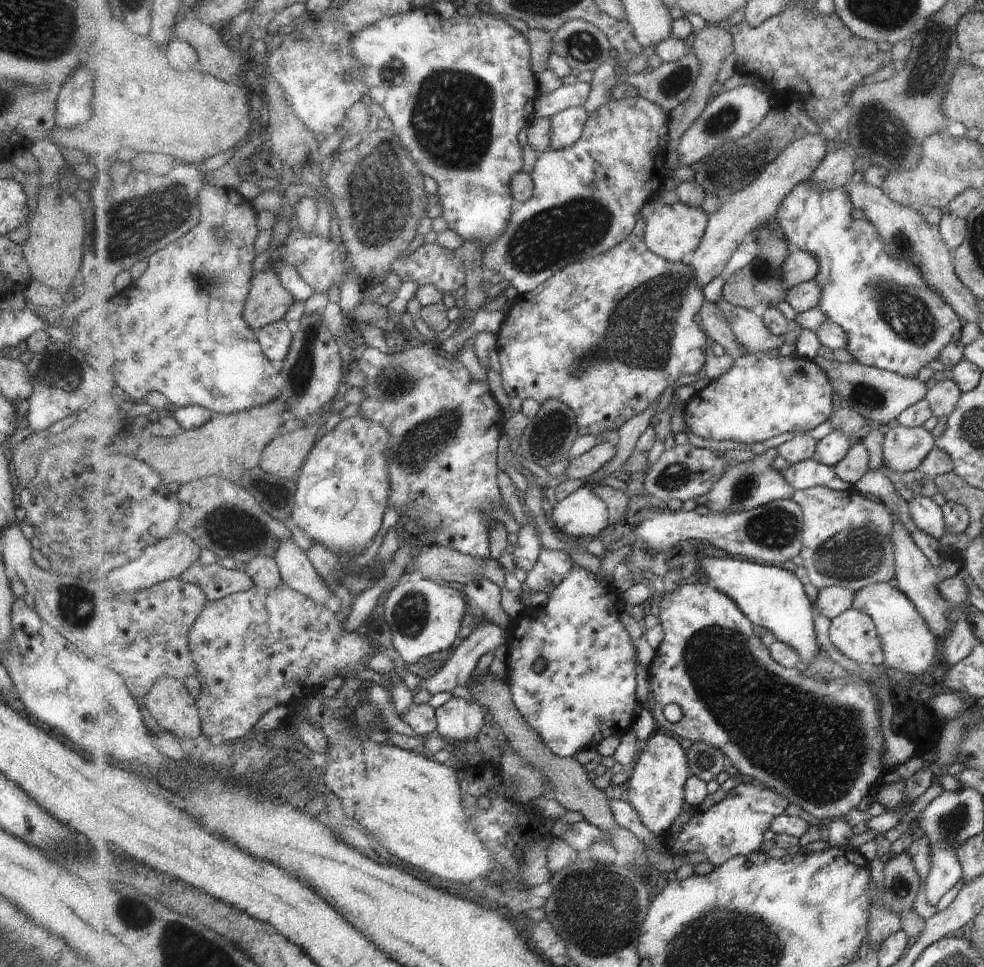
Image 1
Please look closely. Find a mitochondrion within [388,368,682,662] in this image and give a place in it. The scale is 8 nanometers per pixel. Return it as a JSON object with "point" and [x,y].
{"point":[419,445]}

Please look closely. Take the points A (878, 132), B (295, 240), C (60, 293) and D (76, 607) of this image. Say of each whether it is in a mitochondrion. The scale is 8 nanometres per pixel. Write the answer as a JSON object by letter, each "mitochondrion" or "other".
{"A":"mitochondrion","B":"other","C":"other","D":"mitochondrion"}

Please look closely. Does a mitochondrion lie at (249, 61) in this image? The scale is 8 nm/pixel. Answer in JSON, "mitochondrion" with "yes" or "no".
{"mitochondrion":"no"}

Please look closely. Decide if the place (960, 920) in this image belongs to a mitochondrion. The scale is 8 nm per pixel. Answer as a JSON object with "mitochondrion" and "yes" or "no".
{"mitochondrion":"no"}

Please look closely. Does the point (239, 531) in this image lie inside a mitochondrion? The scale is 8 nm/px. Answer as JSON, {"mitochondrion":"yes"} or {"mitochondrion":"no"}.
{"mitochondrion":"yes"}

